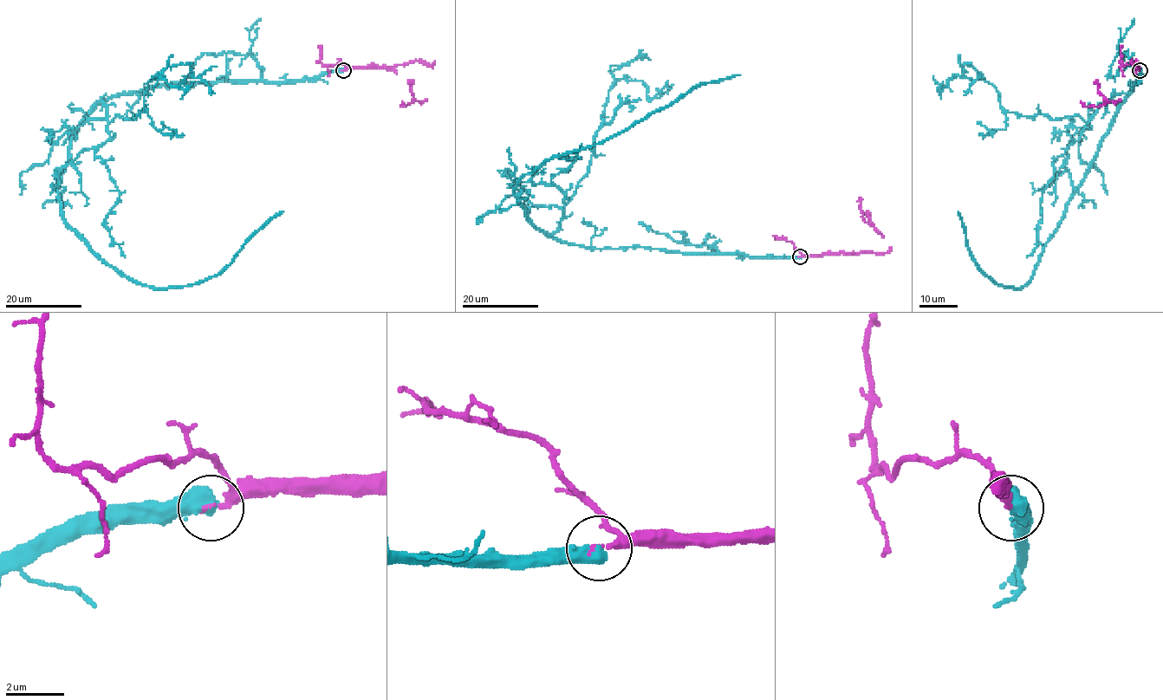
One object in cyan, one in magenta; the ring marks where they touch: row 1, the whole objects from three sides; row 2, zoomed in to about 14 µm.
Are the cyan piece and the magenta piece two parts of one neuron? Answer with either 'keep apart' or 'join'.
join

